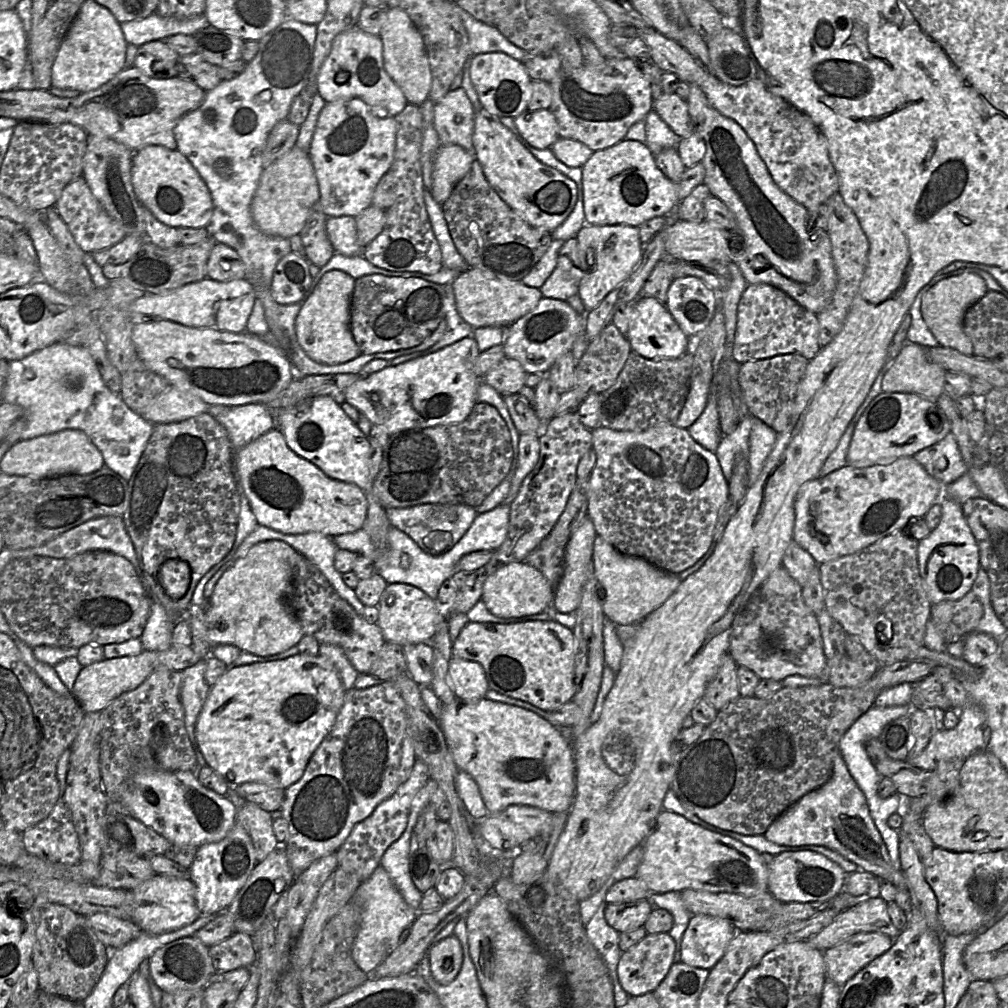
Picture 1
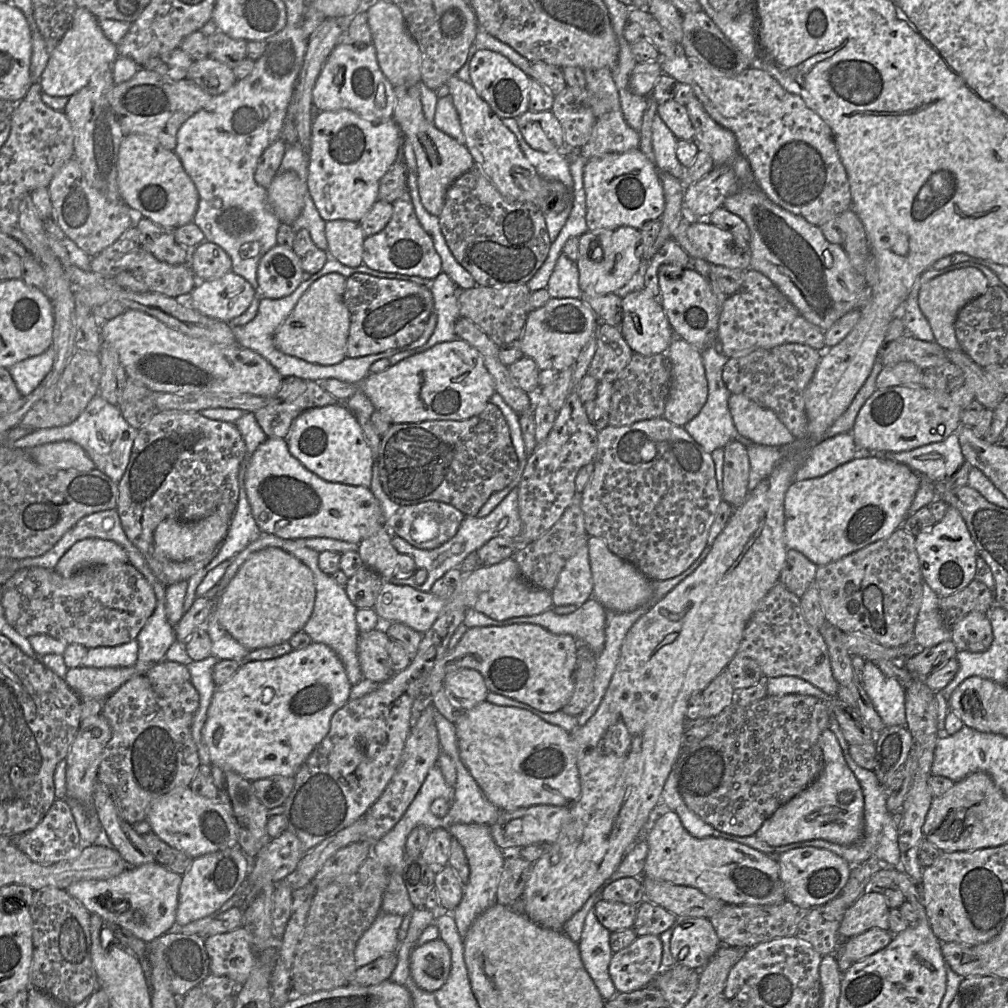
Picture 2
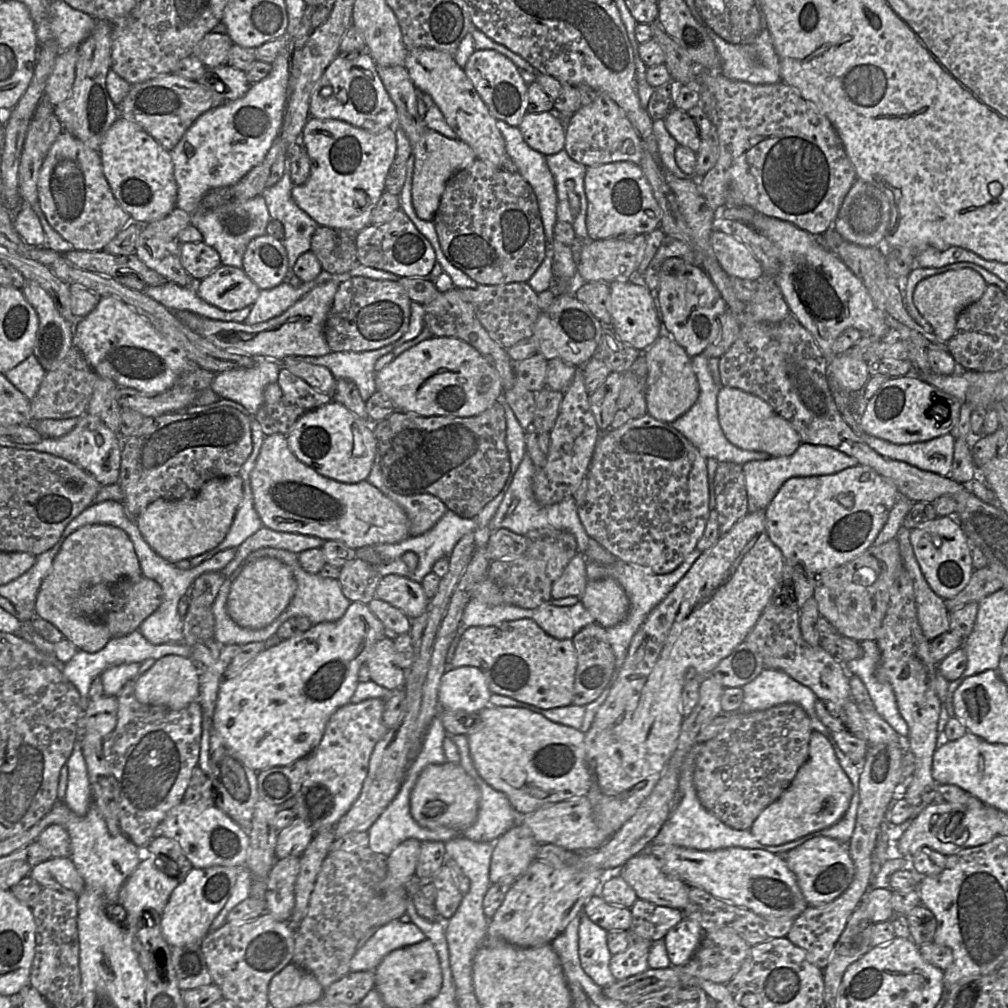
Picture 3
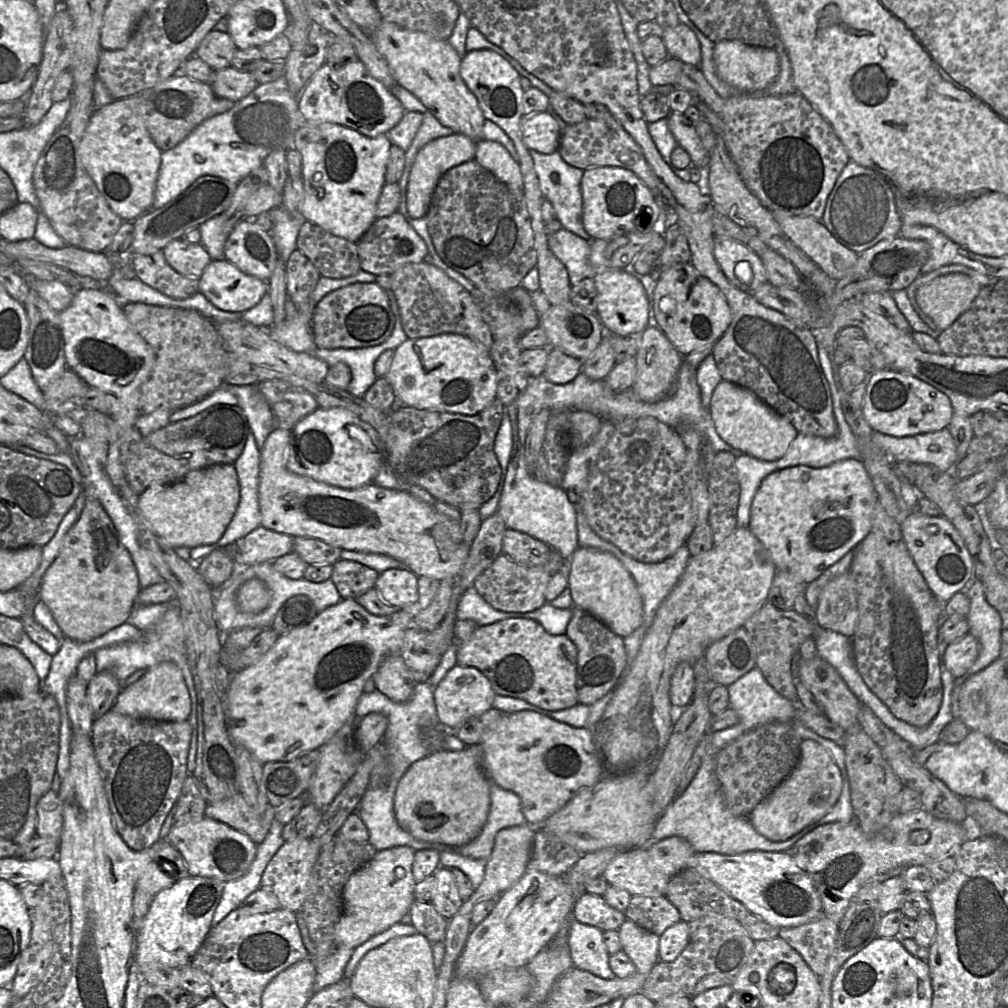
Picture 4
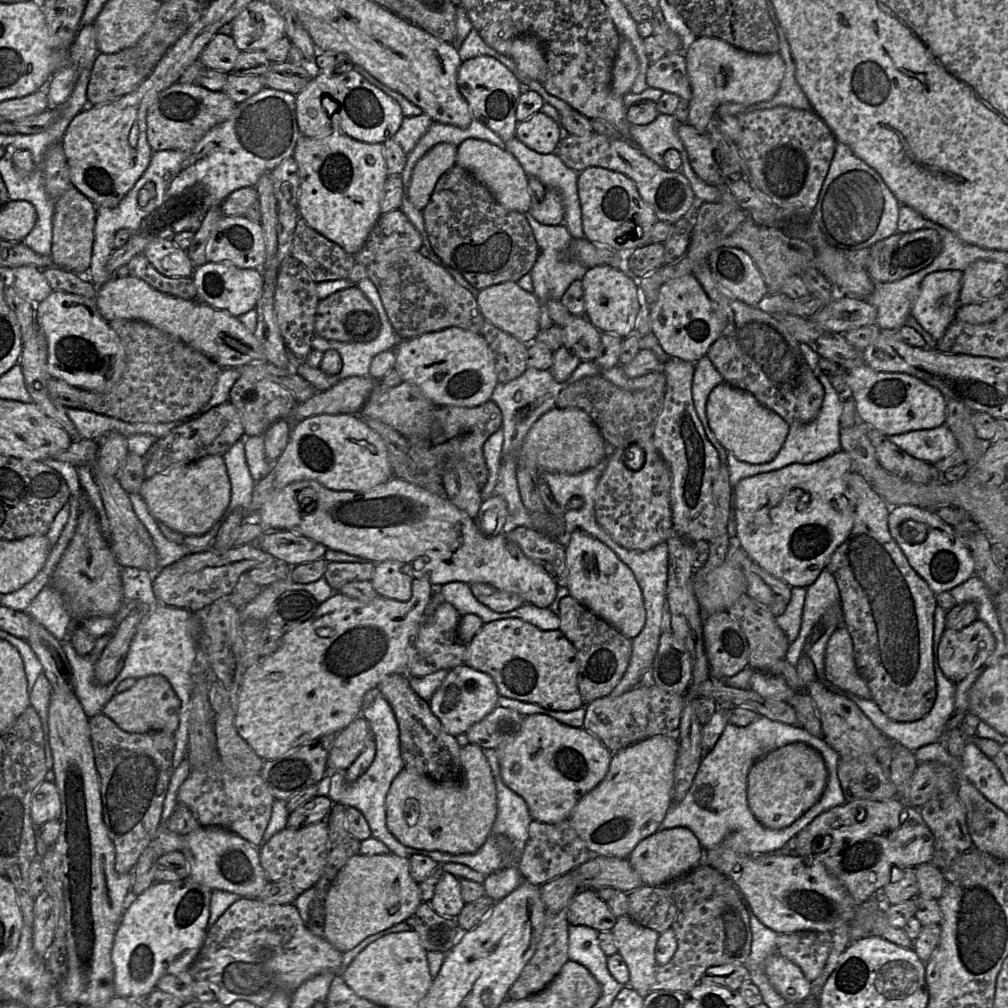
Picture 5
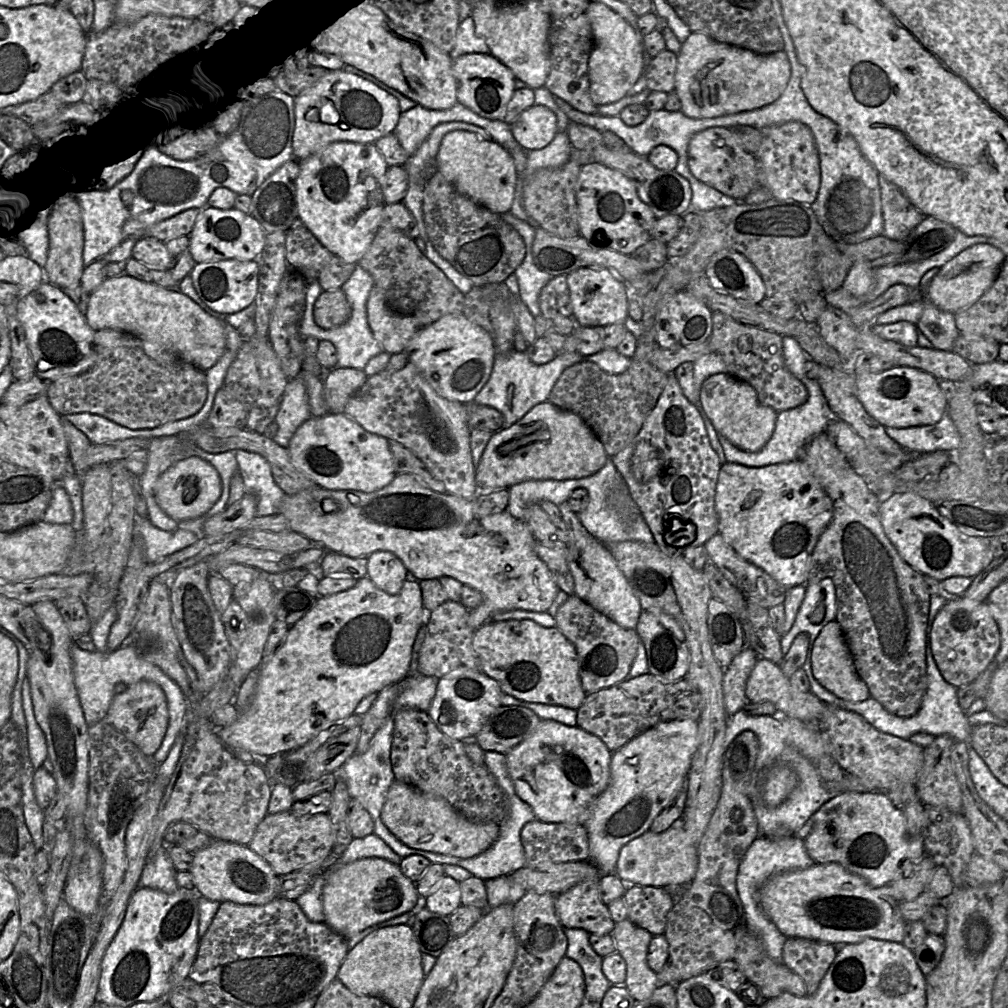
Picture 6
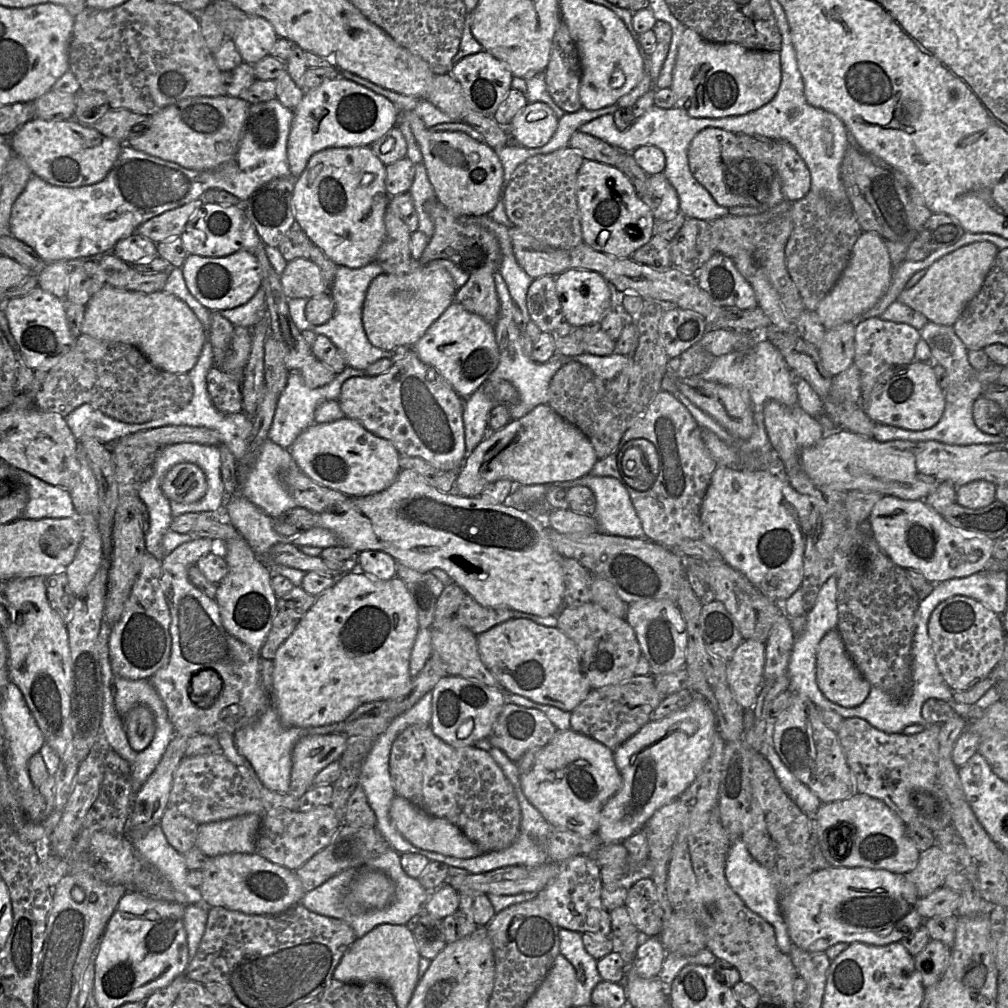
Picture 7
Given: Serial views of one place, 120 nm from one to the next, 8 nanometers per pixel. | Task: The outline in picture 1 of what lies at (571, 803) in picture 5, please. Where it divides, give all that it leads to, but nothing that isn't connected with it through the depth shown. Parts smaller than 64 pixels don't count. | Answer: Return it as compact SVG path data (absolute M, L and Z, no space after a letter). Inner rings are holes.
M456 698L452 703L442 705L438 724L455 765L475 780L489 813L500 812L510 805L529 805L550 813L570 811L576 795L573 747L540 715L487 698L474 702Z

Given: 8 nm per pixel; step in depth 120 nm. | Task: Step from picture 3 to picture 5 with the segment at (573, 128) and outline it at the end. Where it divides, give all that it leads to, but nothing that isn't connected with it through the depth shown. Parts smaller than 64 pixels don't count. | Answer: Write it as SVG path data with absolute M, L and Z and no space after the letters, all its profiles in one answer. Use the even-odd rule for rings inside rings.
M595 132L586 136L564 133L555 153L566 167L576 172L588 167L602 167L624 174L634 182L641 198L653 209L658 220L674 223L681 217L689 216L696 208L696 197L690 183L680 171L670 171L657 165L637 146L623 138Z

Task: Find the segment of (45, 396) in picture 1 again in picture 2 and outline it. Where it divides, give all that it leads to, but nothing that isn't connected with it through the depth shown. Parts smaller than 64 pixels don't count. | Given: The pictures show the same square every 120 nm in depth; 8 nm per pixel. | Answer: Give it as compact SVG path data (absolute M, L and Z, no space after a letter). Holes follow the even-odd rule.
M50 347L8 368L21 396L29 395L41 383L53 366L54 356L55 351ZM96 394L82 413L70 424L59 427L35 429L28 435L19 438L11 445L13 449L28 449L42 444L72 441L80 445L92 459L95 468L106 474L115 482L123 477L130 460L131 450L138 430L131 427L123 418L117 405L110 404L99 394ZM119 440L121 454L113 460L111 447L114 441Z

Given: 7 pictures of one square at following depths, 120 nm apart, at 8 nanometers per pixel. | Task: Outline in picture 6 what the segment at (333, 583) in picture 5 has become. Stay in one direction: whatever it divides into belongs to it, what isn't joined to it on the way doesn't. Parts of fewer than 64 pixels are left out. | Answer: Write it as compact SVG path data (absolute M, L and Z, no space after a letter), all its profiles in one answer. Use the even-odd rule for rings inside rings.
M325 551L318 562L319 575L327 577L360 578L367 577L367 557L350 558L348 556Z

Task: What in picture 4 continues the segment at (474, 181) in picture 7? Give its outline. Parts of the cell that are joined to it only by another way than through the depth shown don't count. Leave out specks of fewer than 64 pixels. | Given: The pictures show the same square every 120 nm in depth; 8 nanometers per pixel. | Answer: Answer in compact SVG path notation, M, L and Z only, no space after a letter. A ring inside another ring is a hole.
M492 140L477 141L474 160L503 182L515 196L524 196L520 167L502 144Z

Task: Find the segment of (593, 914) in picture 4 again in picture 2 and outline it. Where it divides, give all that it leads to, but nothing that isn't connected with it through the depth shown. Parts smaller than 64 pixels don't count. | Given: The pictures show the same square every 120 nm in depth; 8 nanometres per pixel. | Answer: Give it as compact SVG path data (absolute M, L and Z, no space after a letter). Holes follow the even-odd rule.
M602 898L594 904L593 909L600 924L611 933L631 929L637 914L637 905L609 902Z

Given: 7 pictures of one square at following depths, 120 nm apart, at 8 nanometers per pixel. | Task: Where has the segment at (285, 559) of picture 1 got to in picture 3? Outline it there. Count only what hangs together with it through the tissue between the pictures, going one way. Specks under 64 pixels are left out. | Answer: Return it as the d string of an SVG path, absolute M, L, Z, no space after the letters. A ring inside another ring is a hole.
M275 558L243 562L242 570L230 587L227 612L243 628L262 629L271 624L290 604L297 584L290 568Z

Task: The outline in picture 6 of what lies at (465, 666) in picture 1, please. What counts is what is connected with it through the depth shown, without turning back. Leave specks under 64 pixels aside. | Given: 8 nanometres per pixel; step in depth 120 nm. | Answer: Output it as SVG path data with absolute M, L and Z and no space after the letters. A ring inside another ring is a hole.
M455 671L438 679L427 713L444 735L461 741L476 736L492 713L501 706L502 693L499 684L482 671Z

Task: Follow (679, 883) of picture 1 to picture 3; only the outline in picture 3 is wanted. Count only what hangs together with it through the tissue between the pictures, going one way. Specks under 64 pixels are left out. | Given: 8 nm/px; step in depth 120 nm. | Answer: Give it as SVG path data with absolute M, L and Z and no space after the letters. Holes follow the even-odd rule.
M652 845L652 854L659 858L663 870L671 876L758 915L796 918L808 907L785 860L767 850L730 847L701 851L674 845Z

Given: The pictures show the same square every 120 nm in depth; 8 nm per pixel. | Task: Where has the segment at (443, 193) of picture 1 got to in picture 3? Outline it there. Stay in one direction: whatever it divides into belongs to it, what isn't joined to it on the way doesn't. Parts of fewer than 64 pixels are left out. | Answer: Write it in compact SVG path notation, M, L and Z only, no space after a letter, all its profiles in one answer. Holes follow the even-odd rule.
M377 66L377 73L397 111L396 126L407 136L414 155L412 175L412 205L417 216L425 221L433 220L442 193L449 178L470 166L476 159L472 148L460 139L450 139L429 129L418 113L418 91L403 66Z

